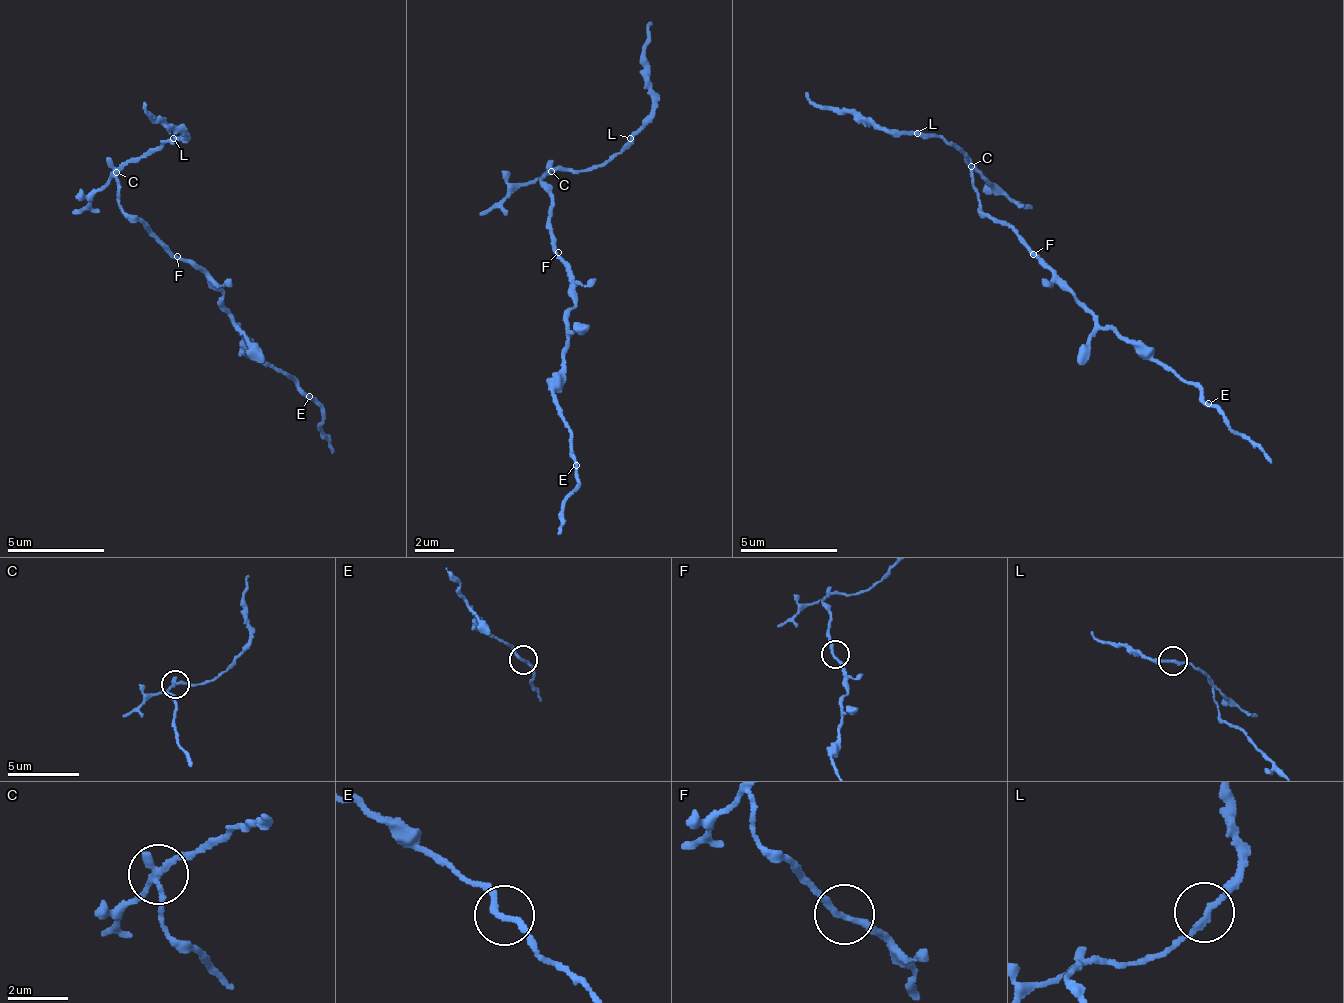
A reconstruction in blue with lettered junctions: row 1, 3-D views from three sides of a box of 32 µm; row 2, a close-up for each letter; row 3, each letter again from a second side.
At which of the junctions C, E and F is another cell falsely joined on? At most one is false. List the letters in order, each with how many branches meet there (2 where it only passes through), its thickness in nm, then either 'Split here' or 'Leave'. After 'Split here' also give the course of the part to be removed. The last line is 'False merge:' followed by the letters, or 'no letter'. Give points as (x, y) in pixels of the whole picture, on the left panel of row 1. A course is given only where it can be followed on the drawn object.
C: Branches: 3. Thickness 180 nm. Split here. Course of the part to remove: (115, 171), (152, 156), (161, 142), (182, 139), (149, 117), (145, 103)
E: Branches: 2. Thickness 190 nm. Leave
F: Branches: 2. Thickness 190 nm. Leave
False merge: C

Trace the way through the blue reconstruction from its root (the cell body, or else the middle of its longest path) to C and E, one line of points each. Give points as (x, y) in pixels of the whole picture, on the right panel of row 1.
C: (1038, 254), (1026, 249), (1012, 229), (994, 224), (989, 219), (972, 184), (972, 165)
E: (1038, 254), (1100, 323), (1109, 324), (1123, 338), (1137, 338), (1160, 363), (1195, 383), (1208, 403)

